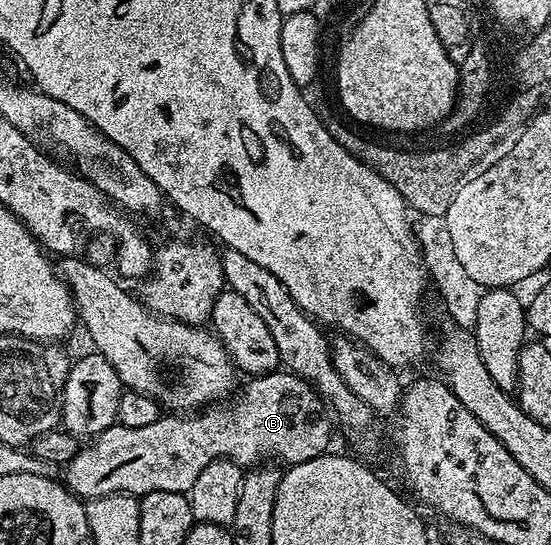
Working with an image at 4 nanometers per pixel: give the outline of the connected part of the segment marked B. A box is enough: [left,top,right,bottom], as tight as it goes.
[63,370,334,498]

